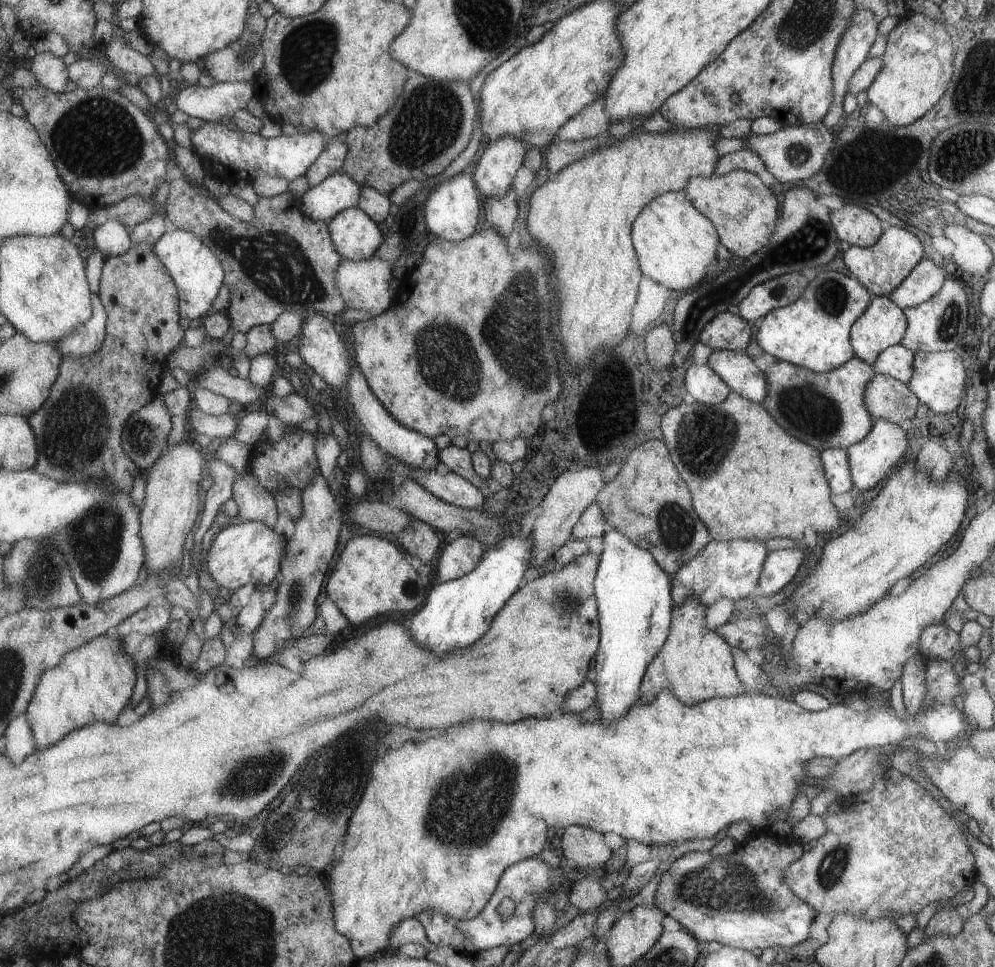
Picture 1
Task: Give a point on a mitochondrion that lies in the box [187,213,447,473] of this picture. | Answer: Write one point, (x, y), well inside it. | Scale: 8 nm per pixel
(273, 261)

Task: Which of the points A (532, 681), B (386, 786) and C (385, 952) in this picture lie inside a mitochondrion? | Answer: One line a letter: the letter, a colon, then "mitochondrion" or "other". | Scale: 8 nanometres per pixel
A: other
B: other
C: other

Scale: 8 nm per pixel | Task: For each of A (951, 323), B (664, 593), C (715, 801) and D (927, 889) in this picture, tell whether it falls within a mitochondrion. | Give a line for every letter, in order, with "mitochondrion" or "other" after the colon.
A: mitochondrion
B: other
C: other
D: other

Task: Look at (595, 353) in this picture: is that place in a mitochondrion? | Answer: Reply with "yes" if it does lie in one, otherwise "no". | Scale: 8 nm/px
no

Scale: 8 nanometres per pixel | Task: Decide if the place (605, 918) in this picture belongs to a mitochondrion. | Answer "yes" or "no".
no

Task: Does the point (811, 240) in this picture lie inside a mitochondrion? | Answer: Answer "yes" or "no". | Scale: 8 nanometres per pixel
yes

